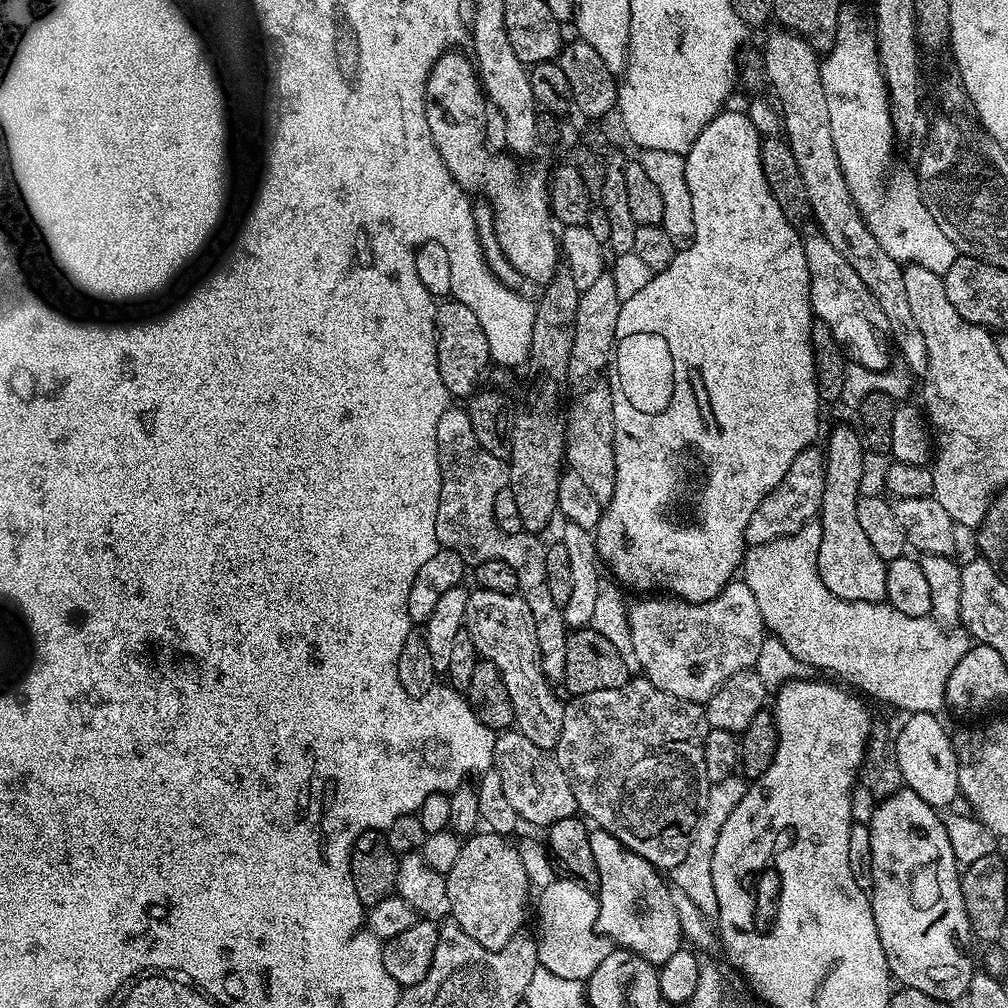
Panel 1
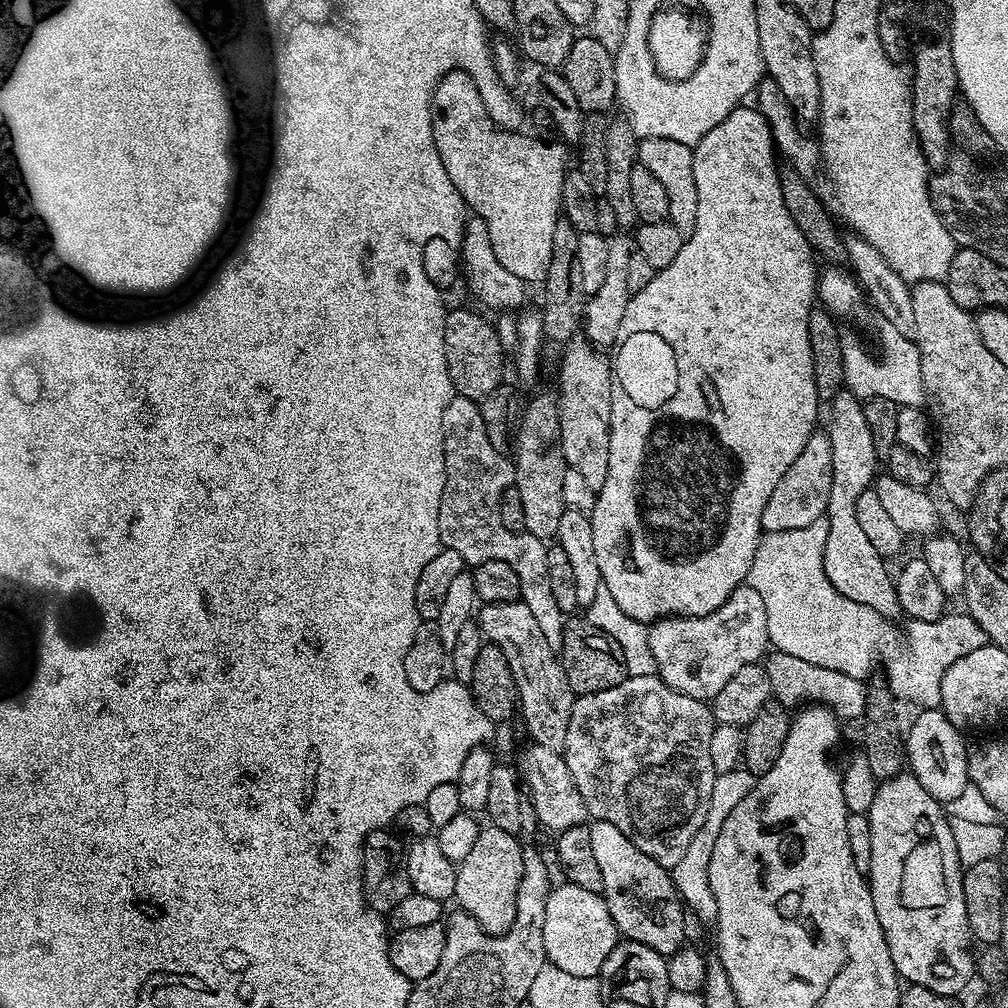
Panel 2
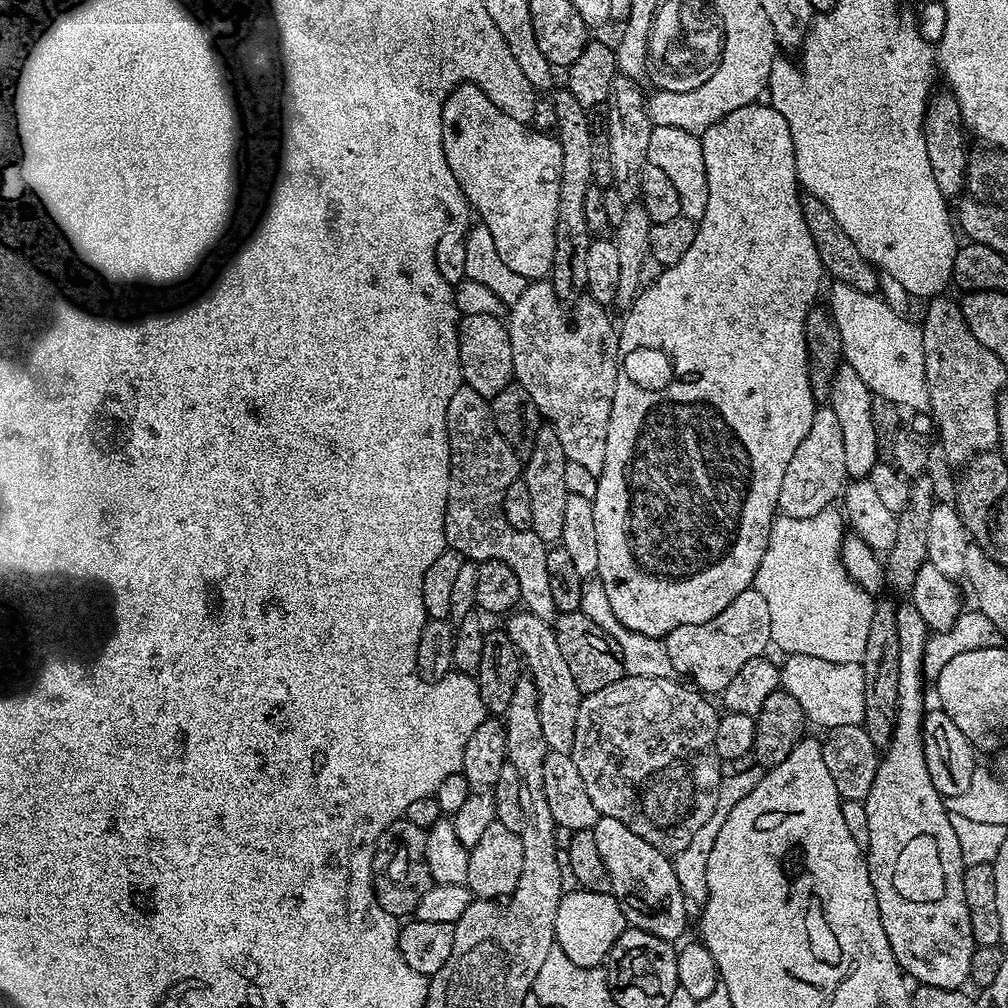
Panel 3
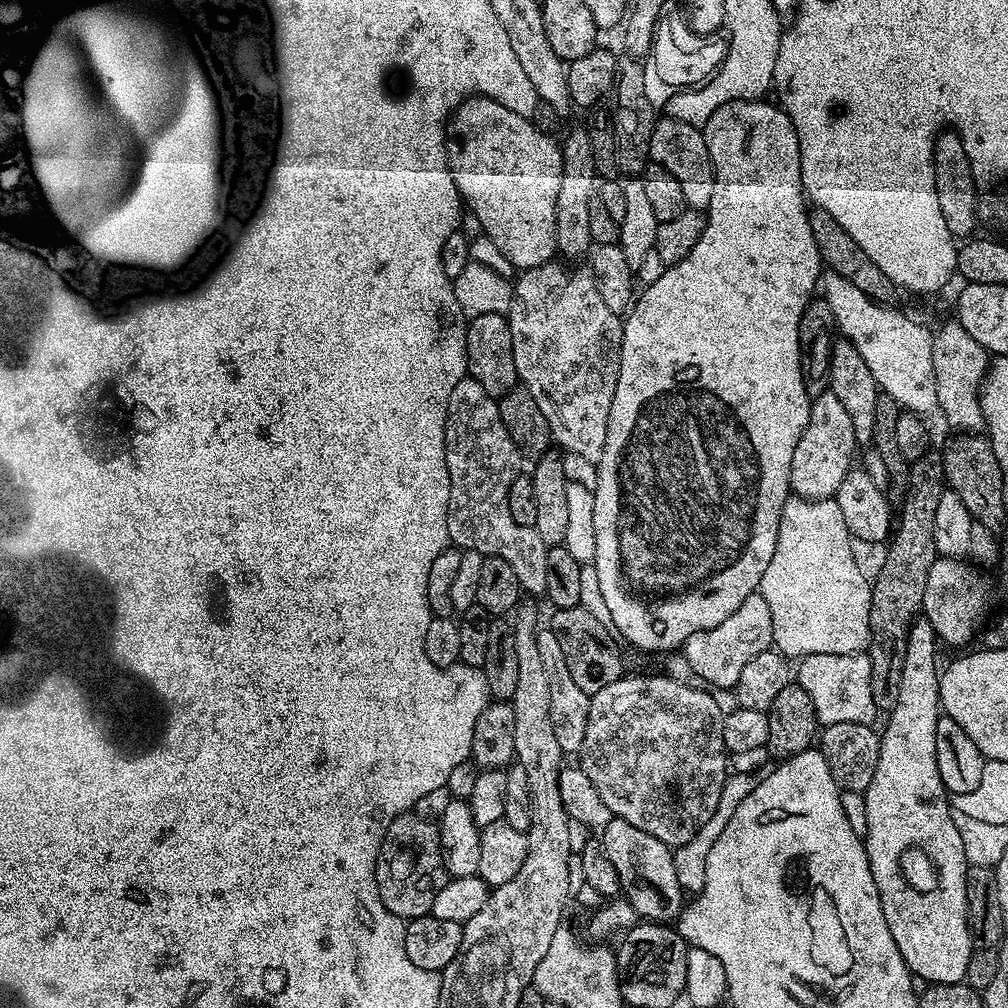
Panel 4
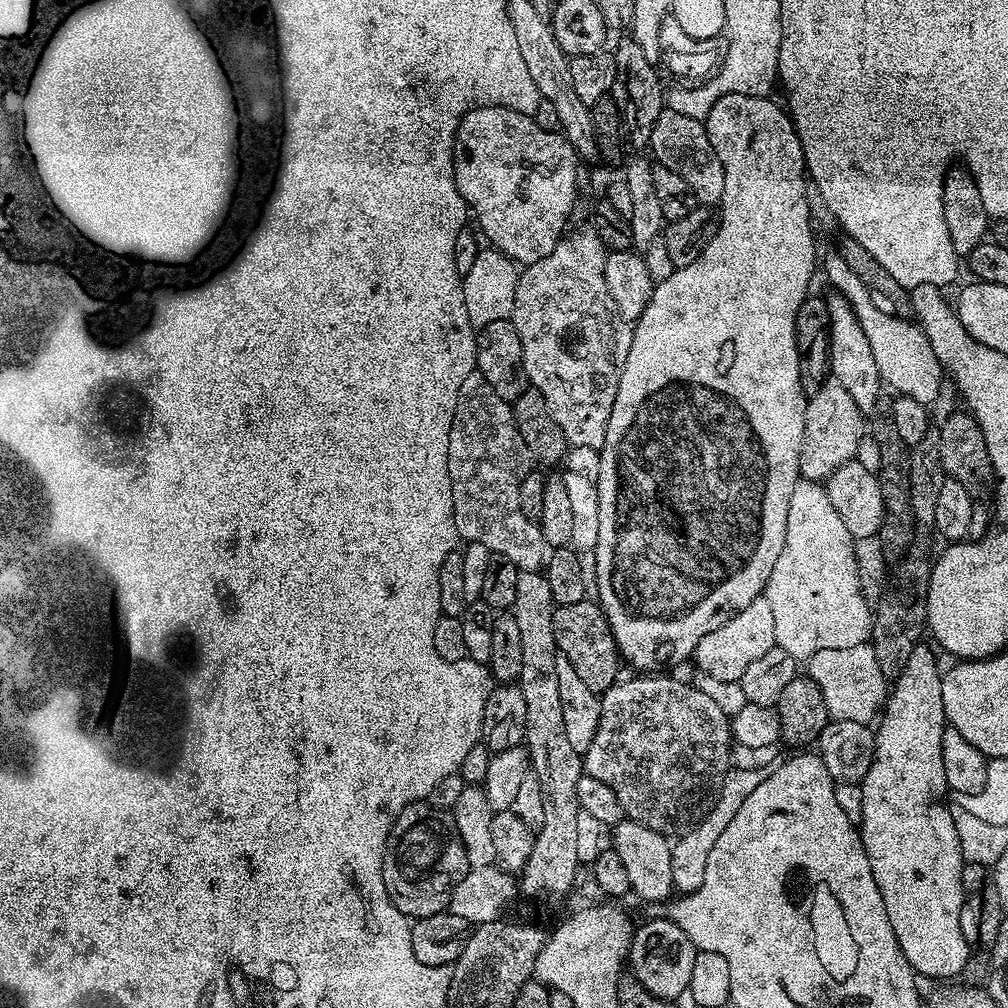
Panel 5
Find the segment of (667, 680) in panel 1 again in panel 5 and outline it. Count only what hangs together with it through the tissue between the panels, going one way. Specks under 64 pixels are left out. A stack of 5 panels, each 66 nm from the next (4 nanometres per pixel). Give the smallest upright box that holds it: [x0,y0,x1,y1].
[694,594,776,682]

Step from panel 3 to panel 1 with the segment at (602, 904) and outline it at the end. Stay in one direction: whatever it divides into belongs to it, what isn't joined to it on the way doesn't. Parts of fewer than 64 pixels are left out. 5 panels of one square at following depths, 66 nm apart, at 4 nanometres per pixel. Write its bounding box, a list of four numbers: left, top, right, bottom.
[534,876,614,982]

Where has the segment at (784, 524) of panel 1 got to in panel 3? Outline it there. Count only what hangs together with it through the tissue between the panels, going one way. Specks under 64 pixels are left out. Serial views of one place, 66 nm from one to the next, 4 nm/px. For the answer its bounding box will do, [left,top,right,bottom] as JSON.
[776,406,849,518]

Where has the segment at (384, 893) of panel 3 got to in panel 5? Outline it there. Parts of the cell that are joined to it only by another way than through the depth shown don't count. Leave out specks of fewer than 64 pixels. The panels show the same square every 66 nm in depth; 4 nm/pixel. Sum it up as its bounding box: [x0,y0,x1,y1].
[382,802,470,920]

